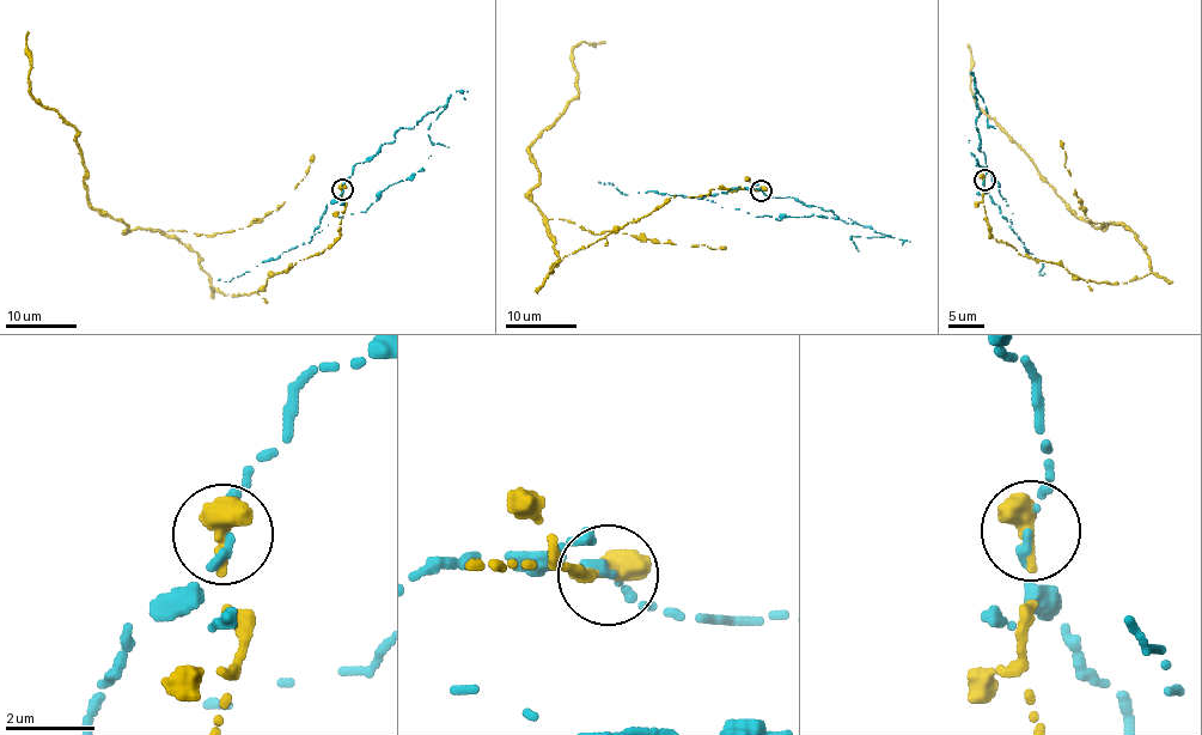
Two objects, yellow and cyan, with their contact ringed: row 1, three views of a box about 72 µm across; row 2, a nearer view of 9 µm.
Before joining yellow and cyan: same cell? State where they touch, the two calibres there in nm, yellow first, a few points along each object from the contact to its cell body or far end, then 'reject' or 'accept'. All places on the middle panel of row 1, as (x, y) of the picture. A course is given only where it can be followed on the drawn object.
at (761, 190); 550 nm thick on the yellow side, 170 nm on the other; yellow runs (761, 190), (670, 198), (549, 273), (559, 256), (531, 200), (529, 149), (578, 92), (573, 48), (605, 42); cyan runs (761, 190), (770, 196), (791, 196), (831, 210), (839, 218), (883, 234), (882, 237), (850, 236), (859, 251); reject

